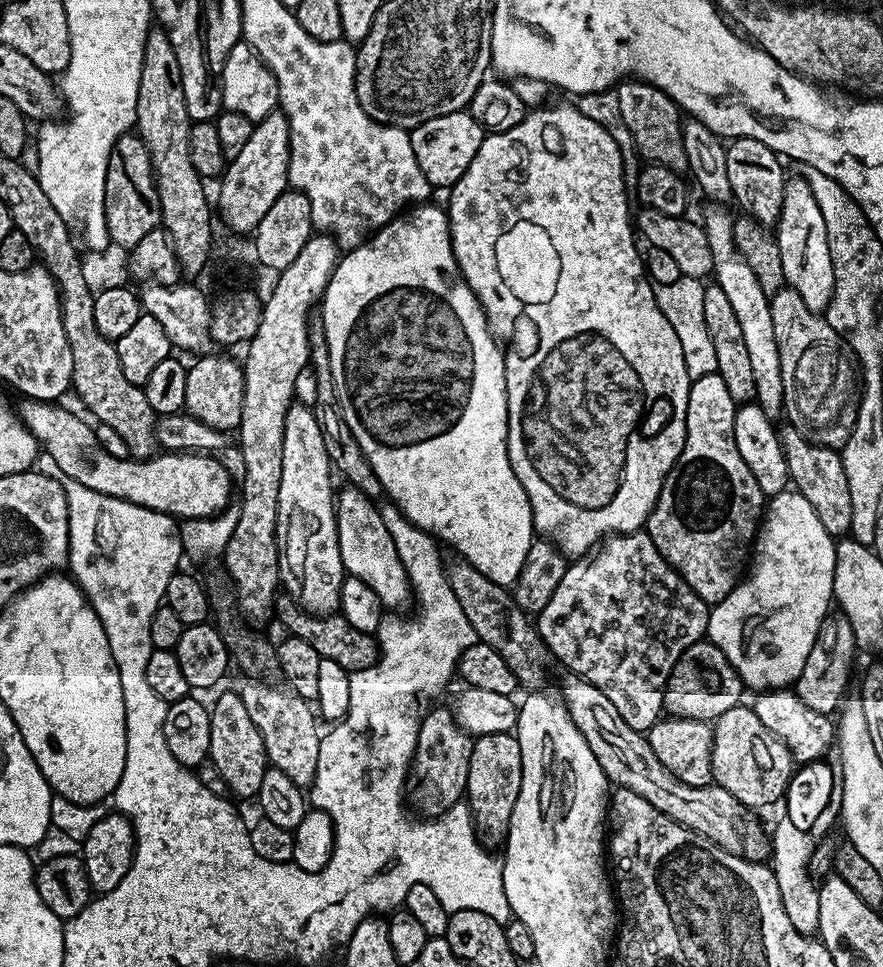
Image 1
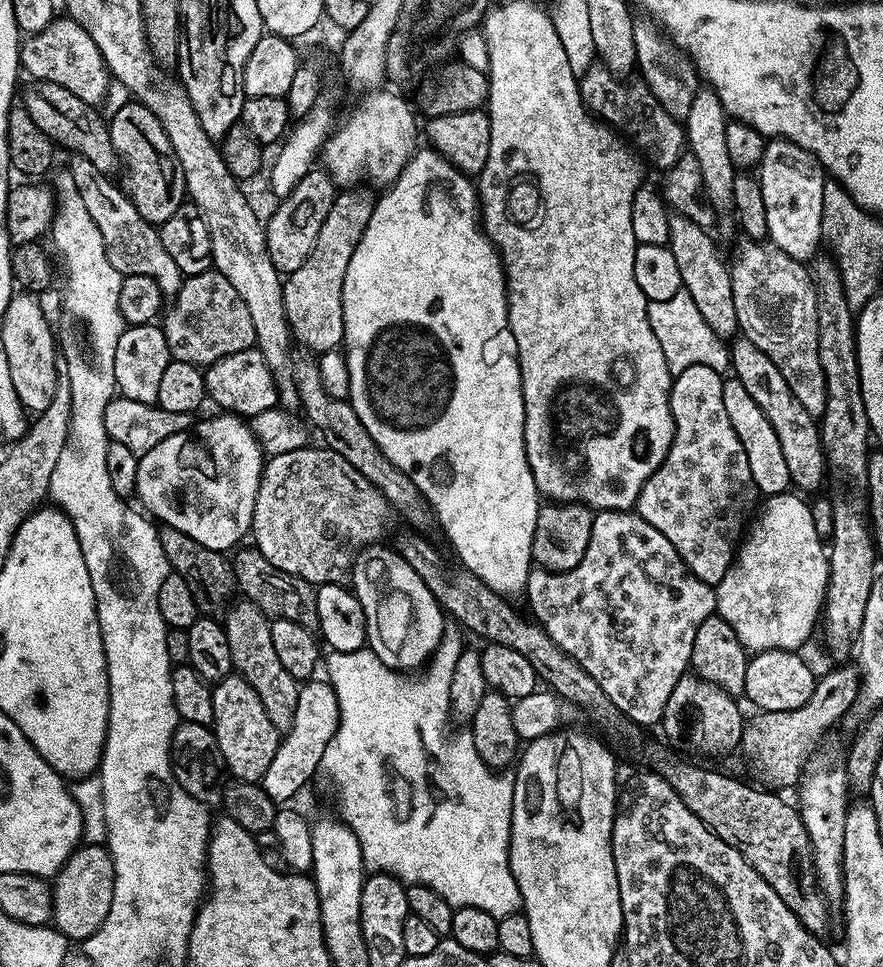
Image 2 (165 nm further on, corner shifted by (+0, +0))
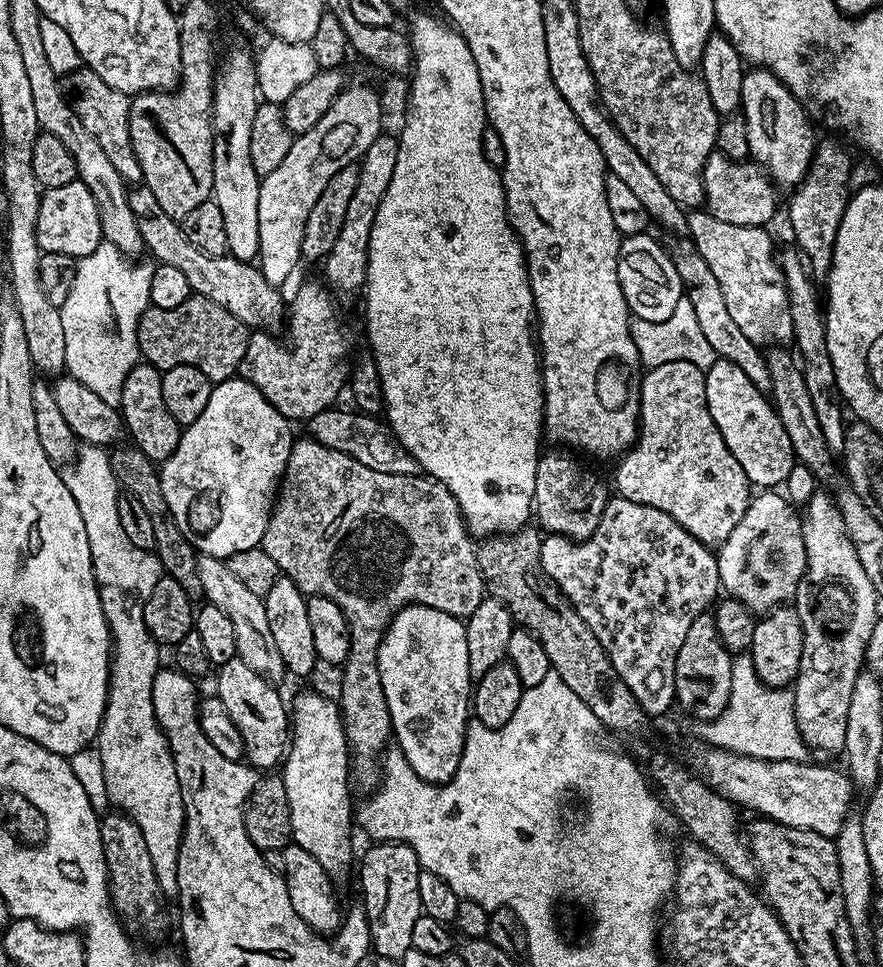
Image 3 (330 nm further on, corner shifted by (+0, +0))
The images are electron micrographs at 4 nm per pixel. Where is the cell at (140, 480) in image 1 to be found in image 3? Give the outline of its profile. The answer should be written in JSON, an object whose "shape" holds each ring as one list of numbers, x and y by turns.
{"shape":[[243,378,222,380,213,387,210,402,206,402,206,410,202,410,202,414,198,414,198,418,193,424,187,425,181,431,178,446,158,468,160,481,162,482,162,494,166,494,166,506,176,520,177,526,183,530,184,535,187,536,189,542,192,543,192,547,196,549,199,555,212,555,216,559,227,561,228,557,238,554,242,550,255,548,263,541,268,520,272,516,274,497,277,495,281,480,284,479,284,471,288,465,290,450,294,443,292,428,293,425,287,418,277,408,270,406,270,402,266,402,264,395,249,380]]}

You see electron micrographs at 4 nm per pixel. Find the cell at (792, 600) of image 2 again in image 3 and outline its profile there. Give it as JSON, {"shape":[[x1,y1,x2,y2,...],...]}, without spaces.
{"shape":[[764,490,753,495,742,522,730,530,716,561,721,589,731,599,741,600,757,614,771,612,793,599,806,570,804,526,797,509,779,491]]}

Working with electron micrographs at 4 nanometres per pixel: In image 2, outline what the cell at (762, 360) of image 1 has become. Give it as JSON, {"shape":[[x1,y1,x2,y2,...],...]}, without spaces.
{"shape":[[700,86,694,94,689,116,682,121,686,137,687,151,692,152,698,160,698,170,703,184,703,195,716,210,732,208,731,183,737,169,730,162,730,154,726,150,726,126,729,121,718,94,713,88]]}

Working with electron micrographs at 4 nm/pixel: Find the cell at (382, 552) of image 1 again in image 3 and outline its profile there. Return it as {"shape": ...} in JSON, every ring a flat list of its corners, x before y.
{"shape":[[409,604,393,616,376,652,376,665,386,694,386,706,390,710,392,734,395,743,400,743,397,744,399,751,403,752,418,778,428,784,447,784,460,765,474,691,470,658,466,654,465,621,433,607]]}

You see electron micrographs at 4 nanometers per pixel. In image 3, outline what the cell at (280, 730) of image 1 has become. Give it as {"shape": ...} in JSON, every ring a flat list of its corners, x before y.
{"shape":[[199,555,198,578,201,579,203,599,224,611,226,618,233,623,234,638,238,641,236,654,238,659,246,662,252,670,258,670,266,679,280,682,286,676,282,655,278,652,278,645,267,619,265,602,263,597,251,593,249,589,233,573,231,573,227,561,214,558,212,555]]}

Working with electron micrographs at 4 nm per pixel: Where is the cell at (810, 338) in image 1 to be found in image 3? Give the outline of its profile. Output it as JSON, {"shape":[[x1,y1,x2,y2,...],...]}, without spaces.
{"shape":[[707,210,688,212,687,235,696,245,698,254,706,258,706,266,714,270,714,278,718,278,718,286,722,286,722,295,726,297,726,306,736,325,742,326,742,334,761,346,780,346,785,343,783,340,793,339,792,319,778,248,772,245,772,236,768,232,767,227,720,222]]}

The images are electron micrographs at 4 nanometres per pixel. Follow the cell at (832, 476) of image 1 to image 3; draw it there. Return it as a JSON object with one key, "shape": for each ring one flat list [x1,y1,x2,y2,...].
{"shape":[[691,242,676,244,670,248,670,255,674,262,674,270,678,270,678,278,684,284,684,296,694,306,694,315,698,317,698,326,706,342,716,351,717,357,734,362,738,370,743,370,746,378,754,382,759,392,768,394,771,390,770,370,767,368,765,353,761,345,750,342,746,334,742,334,742,326,736,325,730,309,726,306,726,297,722,295,722,286,718,286,718,278,714,278,714,270,706,266,706,258,698,254,696,245]]}

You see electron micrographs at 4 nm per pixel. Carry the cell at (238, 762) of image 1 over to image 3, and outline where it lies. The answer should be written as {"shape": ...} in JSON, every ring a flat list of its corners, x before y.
{"shape":[[238,658,219,665,217,672,214,692,222,698,234,726,238,726,238,734,242,734,247,763,257,770,275,769,272,767,283,761,290,743,290,712,276,689,279,687]]}

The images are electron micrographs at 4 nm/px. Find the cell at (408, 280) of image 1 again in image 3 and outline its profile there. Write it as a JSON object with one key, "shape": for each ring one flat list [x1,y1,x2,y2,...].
{"shape":[[416,16,412,20,410,39,414,71,411,73,412,89,408,92,408,113,404,116,404,129,398,132,400,145,394,178,390,178,390,186,386,186,378,214,374,214,374,230,370,230,368,251,368,278,362,289,362,297,364,316,368,319,367,347,378,366,384,395,383,415,388,427,395,434,396,441,420,463,421,469,432,479,447,486,450,494,454,494,469,533,476,538,487,538,517,532,529,523,533,515,534,474,542,455,540,440,544,423,544,381,540,379,538,344,534,339,532,283,528,281,528,262,516,231,508,223,501,173,487,161,483,152,486,117,478,66,474,62,474,54,470,54,470,46,455,27,437,16]]}

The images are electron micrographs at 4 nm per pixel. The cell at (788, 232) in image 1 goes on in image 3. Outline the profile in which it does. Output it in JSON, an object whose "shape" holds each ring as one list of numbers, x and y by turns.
{"shape":[[767,70,745,71,742,82,742,113,746,124,749,157,781,189,795,189,804,181,815,154,818,135,808,111,790,94,788,87]]}

